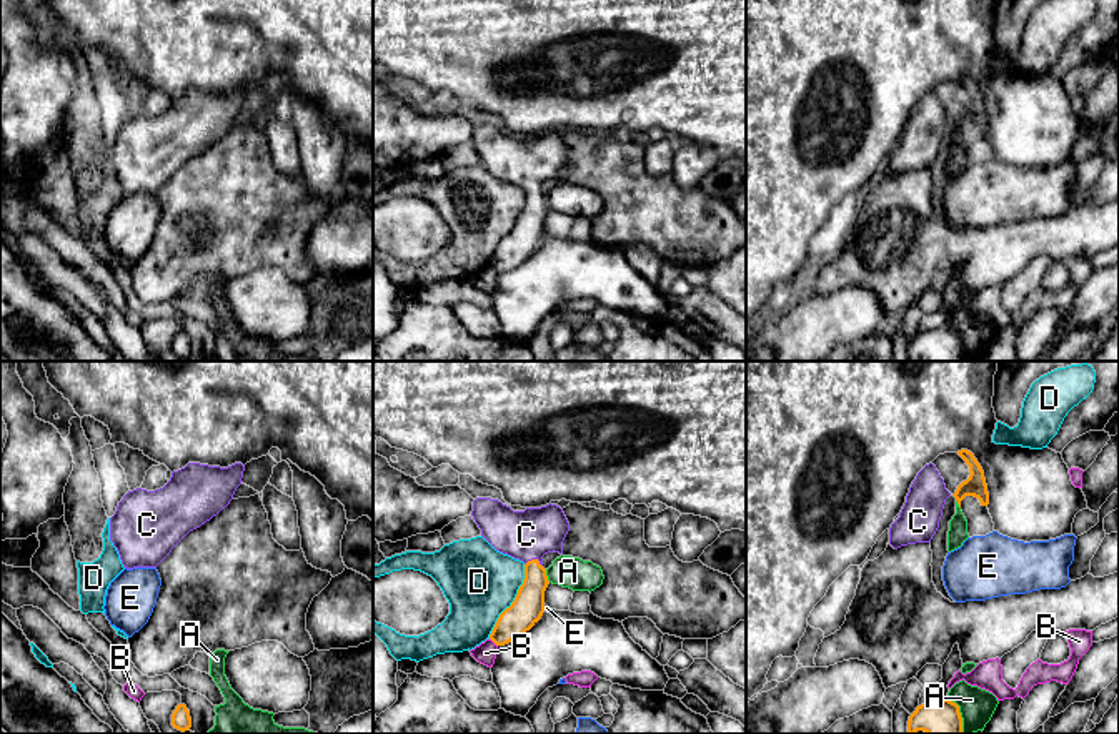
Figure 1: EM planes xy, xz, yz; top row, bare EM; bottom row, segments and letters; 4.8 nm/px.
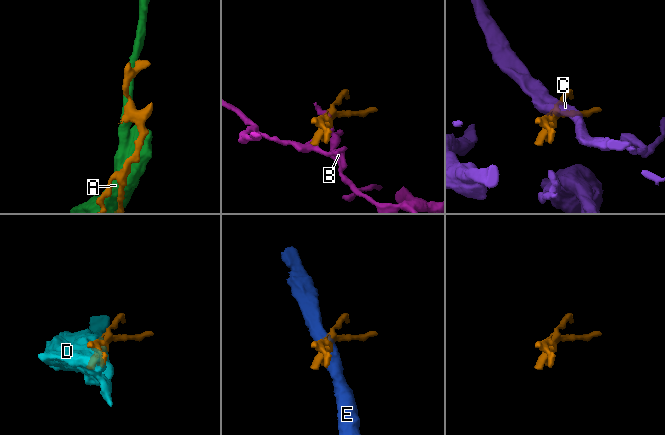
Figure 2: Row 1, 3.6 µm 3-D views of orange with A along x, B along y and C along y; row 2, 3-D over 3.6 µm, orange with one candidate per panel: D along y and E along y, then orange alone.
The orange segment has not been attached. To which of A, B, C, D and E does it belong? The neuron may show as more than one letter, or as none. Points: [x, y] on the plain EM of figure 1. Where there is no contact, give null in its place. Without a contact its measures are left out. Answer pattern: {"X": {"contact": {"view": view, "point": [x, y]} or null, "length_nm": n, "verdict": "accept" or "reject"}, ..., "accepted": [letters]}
{"A": {"contact": {"view": "xz", "point": [547, 203]}, "length_nm": 70, "verdict": "reject"}, "B": {"contact": {"view": "xz", "point": [493, 268]}, "length_nm": 60, "verdict": "reject"}, "C": {"contact": {"view": "xz", "point": [535, 187]}, "length_nm": 90, "verdict": "accept"}, "D": {"contact": {"view": "xz", "point": [513, 228]}, "length_nm": 400, "verdict": "reject"}, "E": {"contact": {"view": "xz", "point": [543, 235]}, "length_nm": 40, "verdict": "reject"}, "accepted": ["C"]}

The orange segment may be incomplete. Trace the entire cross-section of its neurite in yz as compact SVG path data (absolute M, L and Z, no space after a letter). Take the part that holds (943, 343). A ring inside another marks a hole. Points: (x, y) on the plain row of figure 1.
M947 325L936 330L921 331L909 343L908 360L916 361L964 361L959 333Z

